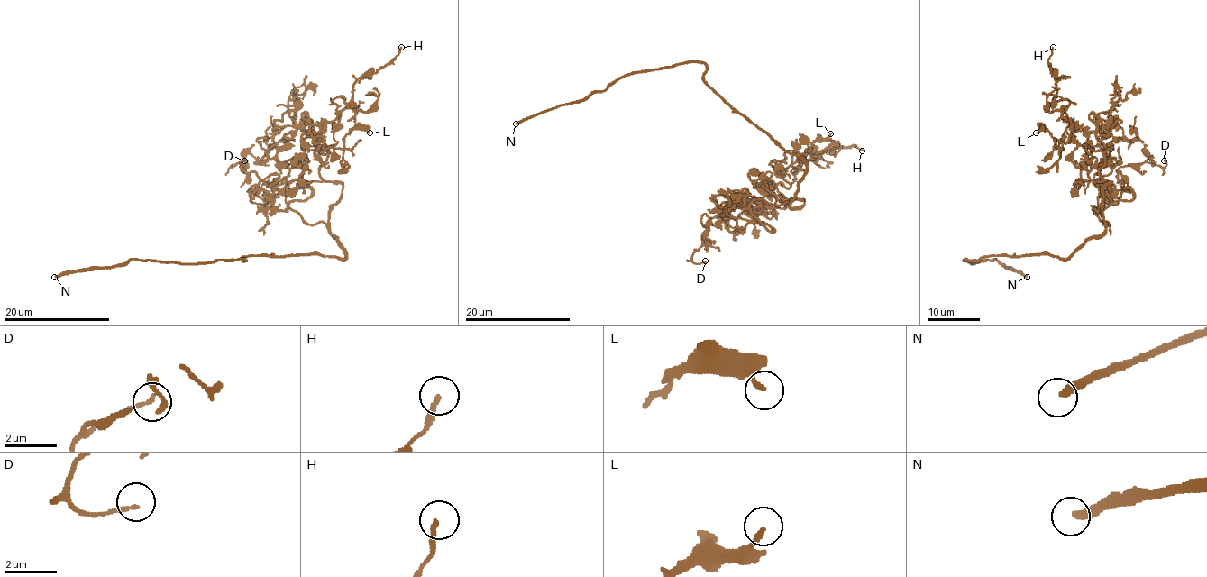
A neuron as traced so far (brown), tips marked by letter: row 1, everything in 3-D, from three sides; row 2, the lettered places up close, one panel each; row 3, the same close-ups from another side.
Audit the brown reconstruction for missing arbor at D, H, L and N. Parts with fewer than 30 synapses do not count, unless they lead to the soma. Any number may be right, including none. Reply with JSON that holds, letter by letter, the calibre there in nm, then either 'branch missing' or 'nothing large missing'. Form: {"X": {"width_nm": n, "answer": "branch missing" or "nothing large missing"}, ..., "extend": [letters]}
{"D": {"width_nm": 150, "answer": "nothing large missing"}, "H": {"width_nm": 190, "answer": "nothing large missing"}, "L": {"width_nm": 160, "answer": "nothing large missing"}, "N": {"width_nm": 320, "answer": "branch missing"}, "extend": ["N"]}

